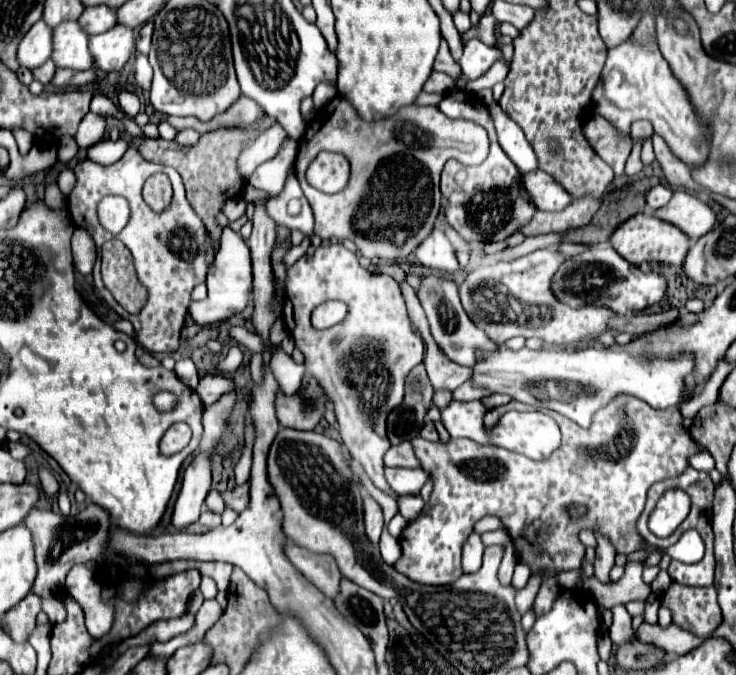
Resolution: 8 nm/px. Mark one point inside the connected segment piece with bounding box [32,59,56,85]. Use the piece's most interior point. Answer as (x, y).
(44, 73)

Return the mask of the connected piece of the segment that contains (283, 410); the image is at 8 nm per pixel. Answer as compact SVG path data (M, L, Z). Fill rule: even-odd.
M310 377L308 385L294 395L276 395L276 415L282 427L310 431L324 419L326 411L332 409L332 401L328 401L328 395L314 377Z

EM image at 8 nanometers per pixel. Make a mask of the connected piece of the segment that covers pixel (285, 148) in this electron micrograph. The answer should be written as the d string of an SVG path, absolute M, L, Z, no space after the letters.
M286 139L286 143L282 145L280 153L278 153L272 161L262 163L262 165L252 173L252 177L248 179L248 183L254 185L256 189L268 191L270 197L276 197L276 195L282 191L282 187L284 187L286 171L288 171L288 167L294 163L296 153L298 153L298 143L296 143L294 139Z

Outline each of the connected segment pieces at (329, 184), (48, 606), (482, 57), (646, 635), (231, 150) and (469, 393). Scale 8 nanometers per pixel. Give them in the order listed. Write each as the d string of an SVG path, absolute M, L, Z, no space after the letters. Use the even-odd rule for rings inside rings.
M322 153L322 165L310 165L310 185L324 193L338 193L348 183L350 165L338 153Z
M52 597L52 599L44 599L44 601L42 601L42 609L44 609L46 615L50 617L50 623L52 623L52 625L64 621L64 617L66 617L64 603L58 601L58 599L54 599L54 597Z
M470 39L464 43L464 51L458 63L466 79L478 79L494 65L498 57L500 57L500 51L496 47L488 47L478 39Z
M644 621L640 627L638 627L638 637L642 643L652 643L656 647L662 647L666 649L668 653L672 655L682 655L682 653L688 653L690 649L698 647L700 643L704 643L706 639L702 637L696 637L692 635L690 631L682 629L680 625L676 623L670 623L668 627L660 627L660 623L648 623Z
M264 115L260 121L254 121L252 125L218 127L218 129L202 135L200 141L194 147L182 147L182 145L178 145L174 141L164 141L164 139L146 139L138 147L138 151L142 153L144 159L154 161L154 163L162 163L162 165L170 165L180 173L180 177L184 179L186 197L192 203L192 207L196 209L196 213L202 217L202 221L206 223L212 245L216 247L220 243L220 235L222 235L222 229L224 229L222 225L218 225L216 215L222 213L226 201L236 197L240 193L240 189L244 187L244 179L242 179L240 171L238 171L238 157L268 127L272 127L272 123L274 123L274 119Z
M470 381L464 382L453 392L453 399L458 401L479 400L491 393L480 387L474 387Z

